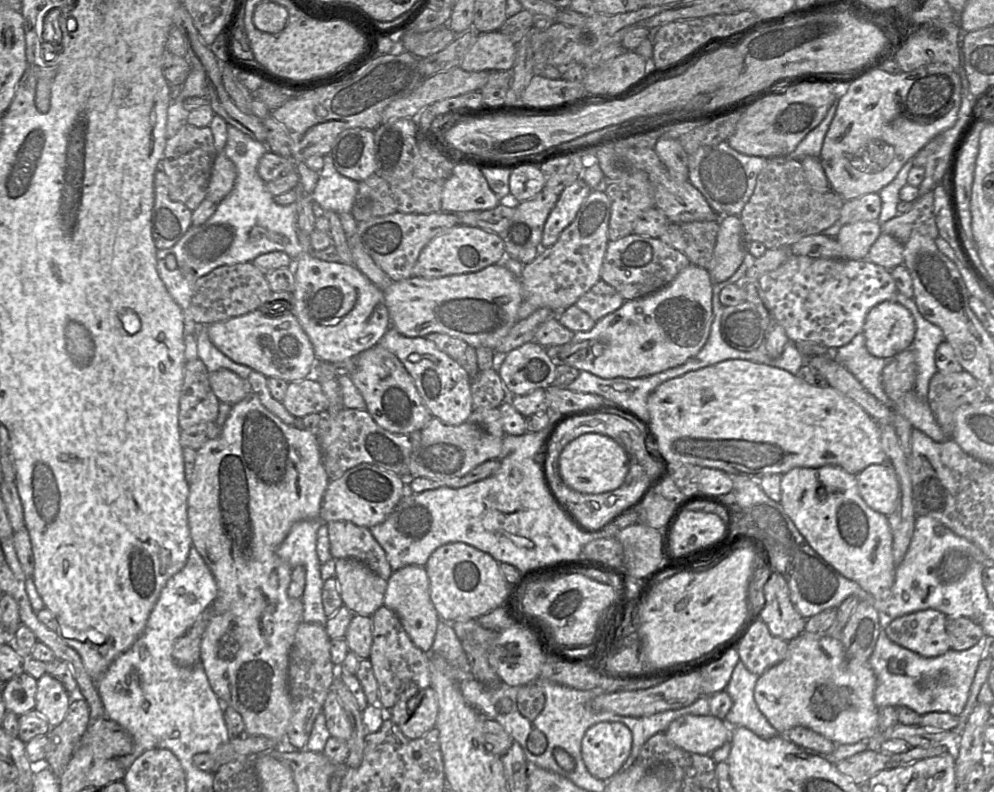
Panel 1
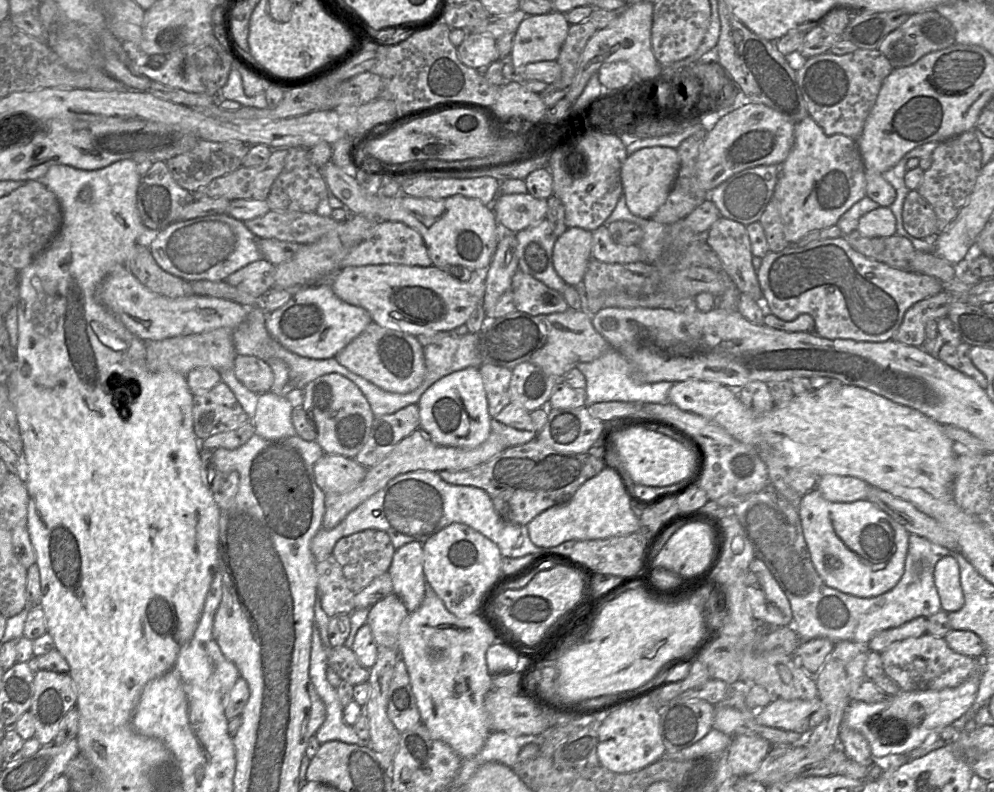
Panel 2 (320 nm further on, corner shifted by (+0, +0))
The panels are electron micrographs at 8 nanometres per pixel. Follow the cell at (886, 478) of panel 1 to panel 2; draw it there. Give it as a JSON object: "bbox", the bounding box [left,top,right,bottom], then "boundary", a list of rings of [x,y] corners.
{"bbox":[816,475,869,502],"boundary":[[[824,475],[819,478],[816,490],[831,502],[865,500],[869,484],[853,476]]]}

